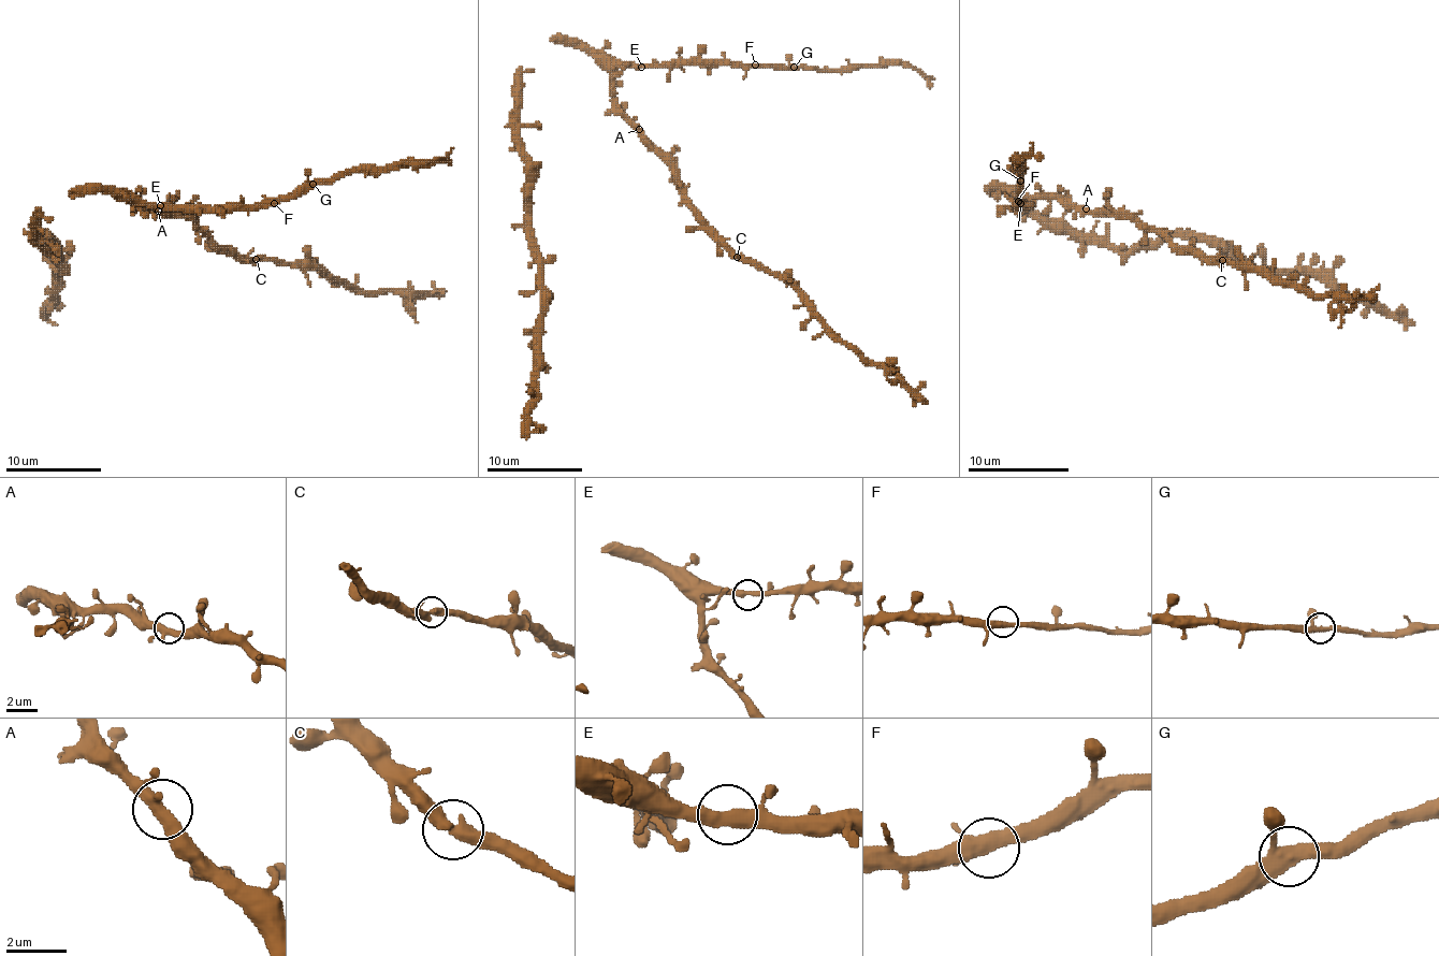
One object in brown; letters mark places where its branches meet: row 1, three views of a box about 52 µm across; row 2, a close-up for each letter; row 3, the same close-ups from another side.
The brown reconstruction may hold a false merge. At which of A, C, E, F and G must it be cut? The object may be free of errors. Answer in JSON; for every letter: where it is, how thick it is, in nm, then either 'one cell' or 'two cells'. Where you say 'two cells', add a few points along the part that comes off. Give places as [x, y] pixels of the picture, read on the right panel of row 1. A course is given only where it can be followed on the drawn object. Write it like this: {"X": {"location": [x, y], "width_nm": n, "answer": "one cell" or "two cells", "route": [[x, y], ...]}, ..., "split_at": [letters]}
{"A": {"location": [1086, 208], "width_nm": 360, "answer": "one cell"}, "C": {"location": [1222, 260], "width_nm": 360, "answer": "one cell"}, "E": {"location": [1020, 203], "width_nm": 360, "answer": "one cell"}, "F": {"location": [1018, 201], "width_nm": 360, "answer": "one cell"}, "G": {"location": [1020, 180], "width_nm": 360, "answer": "one cell"}, "split_at": []}

